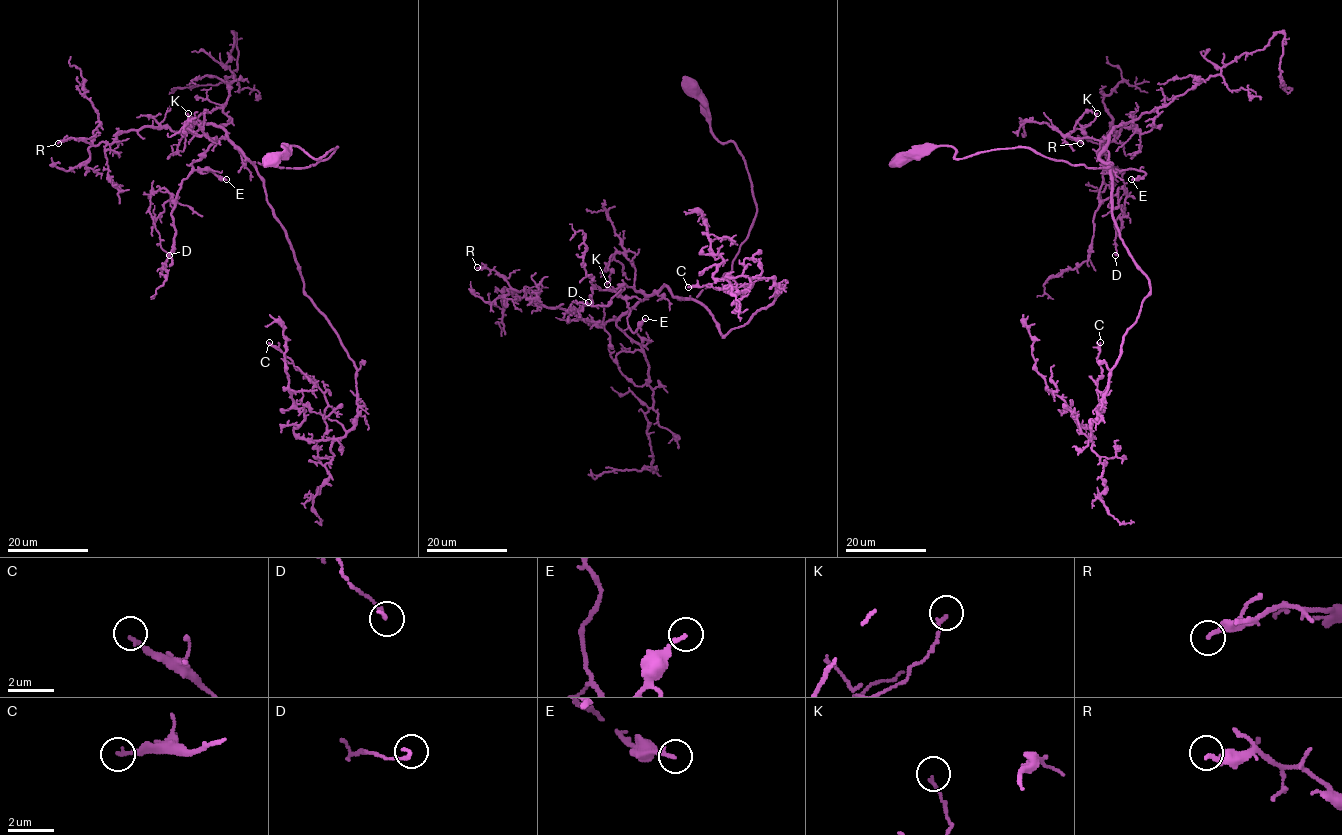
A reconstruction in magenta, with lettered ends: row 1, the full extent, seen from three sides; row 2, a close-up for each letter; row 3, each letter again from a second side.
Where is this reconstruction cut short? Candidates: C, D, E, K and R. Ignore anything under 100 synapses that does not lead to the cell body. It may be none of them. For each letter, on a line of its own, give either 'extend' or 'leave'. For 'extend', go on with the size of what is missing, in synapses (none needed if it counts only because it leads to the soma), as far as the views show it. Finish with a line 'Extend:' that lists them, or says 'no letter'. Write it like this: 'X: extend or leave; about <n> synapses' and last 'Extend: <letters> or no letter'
C: leave
D: leave
E: leave
K: leave
R: leave
Extend: no letter

